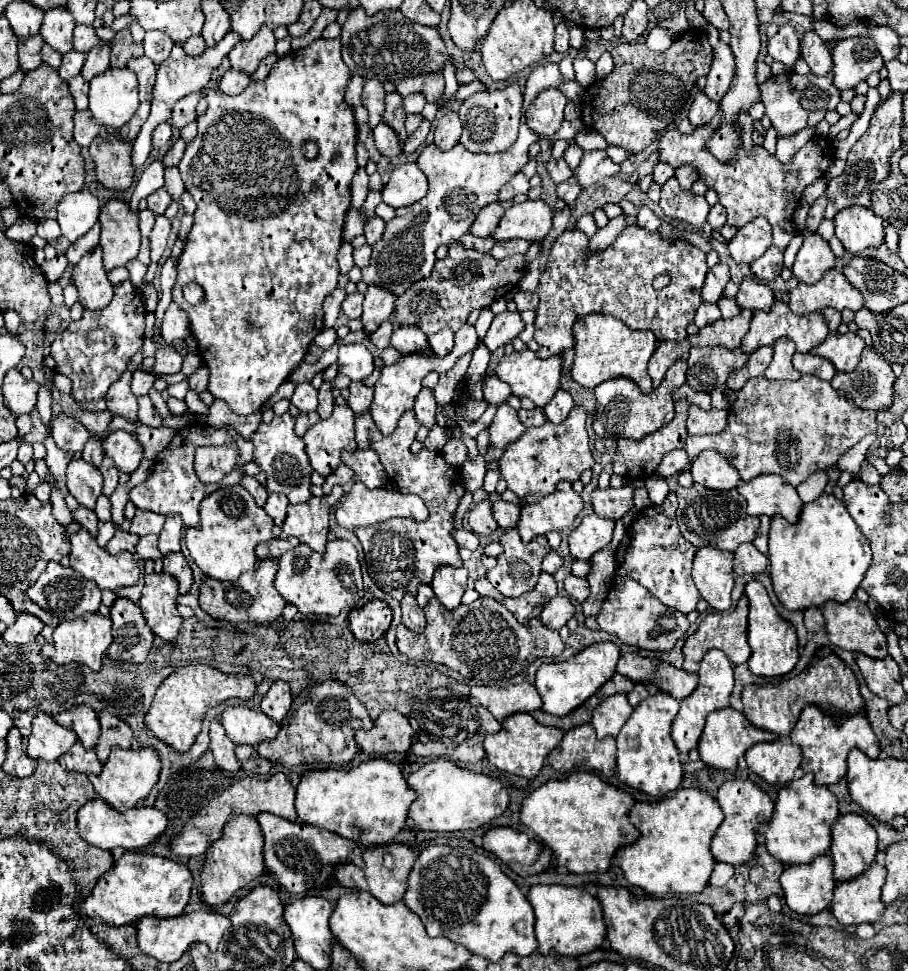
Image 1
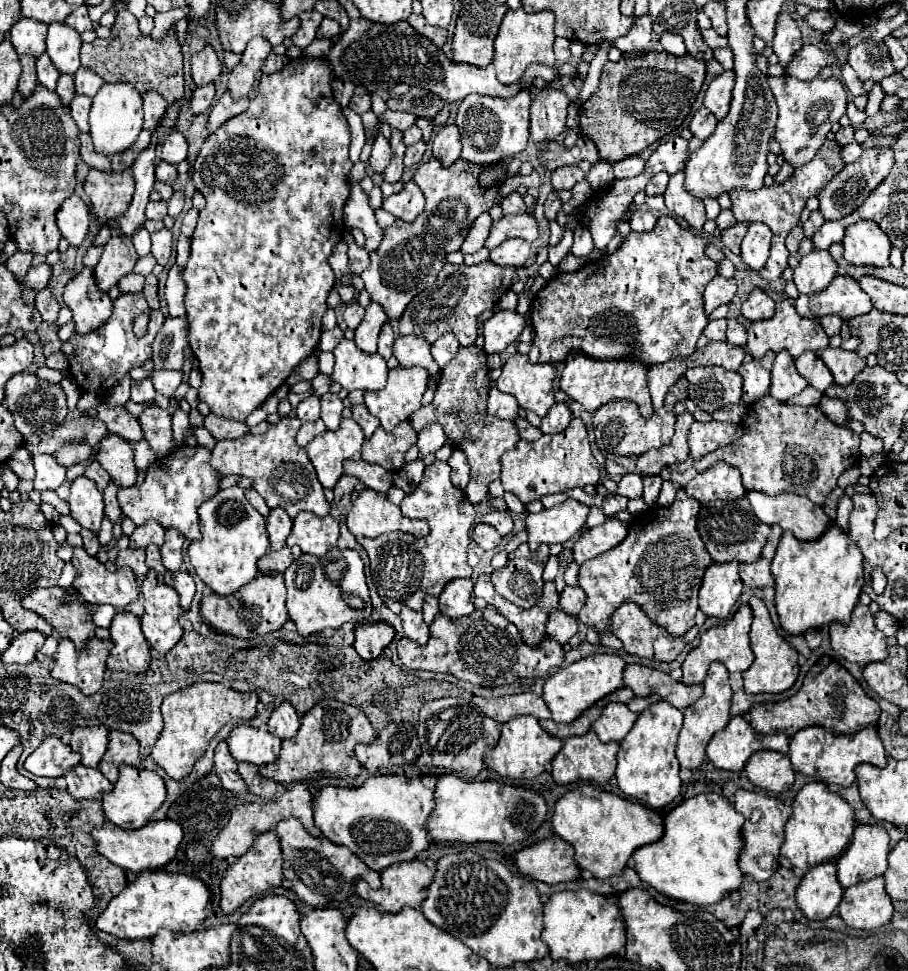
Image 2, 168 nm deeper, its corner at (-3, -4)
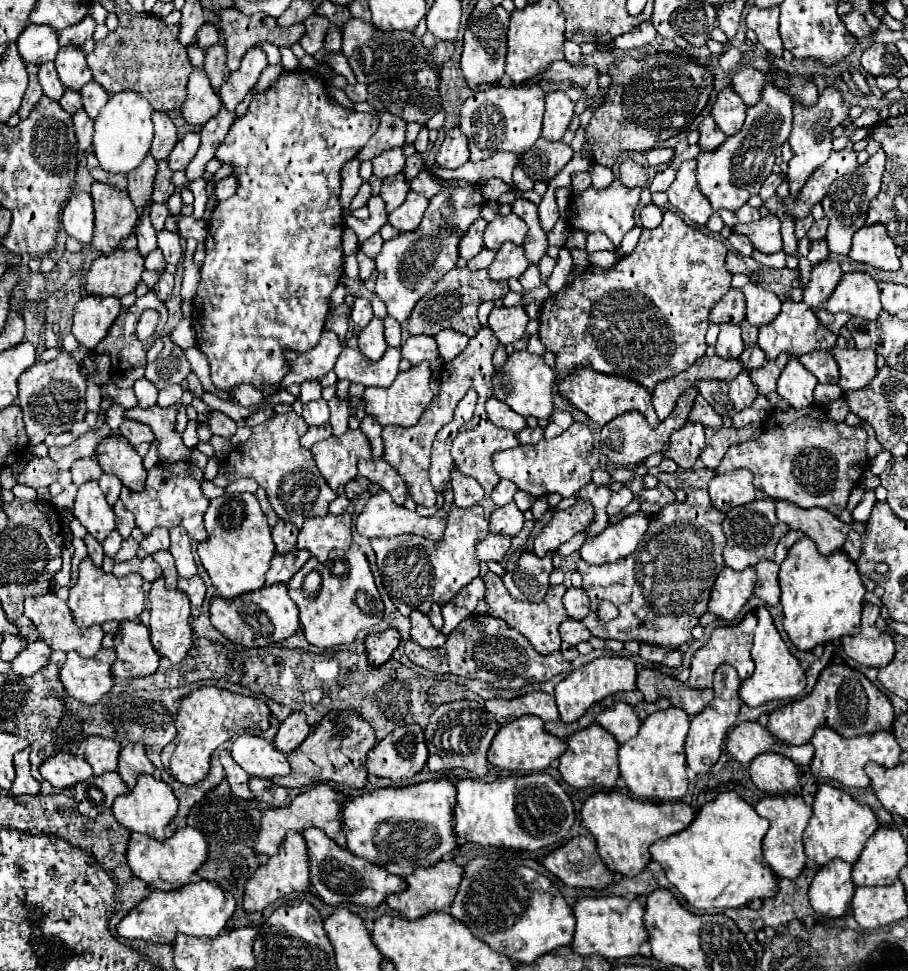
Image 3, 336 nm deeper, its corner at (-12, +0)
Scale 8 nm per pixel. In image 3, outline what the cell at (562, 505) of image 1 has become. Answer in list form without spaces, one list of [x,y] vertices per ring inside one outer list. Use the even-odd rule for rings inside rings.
[[[578,500],[574,506],[560,510],[552,516],[552,520],[534,538],[532,552],[540,558],[548,552],[556,552],[574,534],[584,532],[592,524],[592,520],[594,520],[592,504],[588,500]]]

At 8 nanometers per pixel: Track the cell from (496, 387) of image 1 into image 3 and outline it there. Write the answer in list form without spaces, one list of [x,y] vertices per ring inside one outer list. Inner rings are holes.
[[[494,396],[488,398],[488,402],[486,402],[486,414],[488,414],[488,420],[498,428],[520,432],[526,426],[526,418],[512,412],[512,408],[508,408],[504,402],[496,400]]]

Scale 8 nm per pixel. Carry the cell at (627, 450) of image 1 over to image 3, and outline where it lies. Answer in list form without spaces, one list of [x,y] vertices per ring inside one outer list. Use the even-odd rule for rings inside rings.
[[[688,422],[684,428],[672,432],[668,450],[664,452],[664,458],[674,460],[680,468],[688,470],[694,466],[694,462],[700,458],[704,442],[704,426]]]

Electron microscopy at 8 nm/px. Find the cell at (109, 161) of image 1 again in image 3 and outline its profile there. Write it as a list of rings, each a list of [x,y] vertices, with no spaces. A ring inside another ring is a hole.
[[[92,184],[92,198],[94,198],[94,238],[92,246],[108,256],[120,248],[120,242],[130,236],[138,222],[136,208],[126,192],[116,190],[108,184]]]

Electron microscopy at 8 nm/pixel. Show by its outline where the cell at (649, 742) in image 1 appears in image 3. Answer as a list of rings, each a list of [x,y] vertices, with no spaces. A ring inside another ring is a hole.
[[[670,706],[668,710],[660,710],[650,714],[642,726],[640,732],[628,740],[626,744],[620,746],[618,750],[618,768],[620,768],[620,776],[624,778],[628,790],[640,798],[640,800],[680,800],[686,794],[688,788],[688,776],[686,776],[686,756],[684,756],[684,742],[686,742],[686,734],[688,734],[688,714],[680,708]]]

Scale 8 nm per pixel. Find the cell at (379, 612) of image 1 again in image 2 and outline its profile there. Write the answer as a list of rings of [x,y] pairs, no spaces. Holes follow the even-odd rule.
[[[373,622],[373,624],[357,624],[355,626],[355,650],[361,658],[373,660],[377,658],[385,646],[393,640],[395,630],[387,622]]]

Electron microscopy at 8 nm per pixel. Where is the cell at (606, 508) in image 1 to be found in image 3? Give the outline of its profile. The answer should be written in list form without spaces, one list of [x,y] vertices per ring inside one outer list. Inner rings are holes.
[[[622,486],[618,492],[612,492],[610,502],[608,502],[608,508],[606,508],[608,510],[608,516],[618,514],[622,508],[626,508],[632,502],[632,498],[634,498],[634,494],[626,486]]]

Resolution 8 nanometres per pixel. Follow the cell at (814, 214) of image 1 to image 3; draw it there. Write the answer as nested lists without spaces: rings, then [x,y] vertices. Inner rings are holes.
[[[822,218],[822,220],[816,220],[808,232],[808,238],[810,240],[820,240],[826,236],[826,228],[828,228],[828,218]]]

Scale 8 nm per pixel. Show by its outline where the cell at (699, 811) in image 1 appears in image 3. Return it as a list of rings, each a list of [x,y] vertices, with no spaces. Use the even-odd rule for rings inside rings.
[[[724,792],[700,808],[696,820],[678,834],[652,844],[652,860],[660,862],[668,880],[694,908],[742,908],[752,900],[778,894],[778,878],[762,856],[762,838],[770,824],[736,792]]]

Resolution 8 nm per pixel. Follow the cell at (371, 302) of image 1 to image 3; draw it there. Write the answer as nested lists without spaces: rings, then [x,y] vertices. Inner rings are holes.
[[[374,318],[366,328],[360,330],[358,334],[358,350],[368,358],[368,360],[380,360],[386,352],[388,344],[384,340],[384,324],[380,318]]]

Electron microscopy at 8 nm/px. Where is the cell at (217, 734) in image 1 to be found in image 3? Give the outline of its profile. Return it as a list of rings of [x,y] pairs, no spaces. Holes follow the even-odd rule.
[[[222,750],[220,762],[222,762],[224,770],[226,770],[226,780],[228,780],[228,784],[230,784],[232,794],[238,796],[238,798],[242,798],[242,800],[252,800],[254,794],[252,794],[250,788],[248,788],[250,776],[248,776],[244,770],[240,770],[240,766],[232,760],[232,756],[230,756],[228,750]]]

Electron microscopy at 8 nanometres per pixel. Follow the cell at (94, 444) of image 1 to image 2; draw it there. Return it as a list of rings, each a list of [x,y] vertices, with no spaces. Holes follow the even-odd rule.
[[[95,460],[93,464],[89,464],[89,466],[87,466],[85,476],[87,476],[87,478],[91,478],[91,480],[97,484],[97,488],[99,488],[101,492],[103,492],[103,488],[105,488],[105,486],[109,484],[109,480],[111,480],[111,478],[107,476],[107,470],[105,470],[97,460]]]

